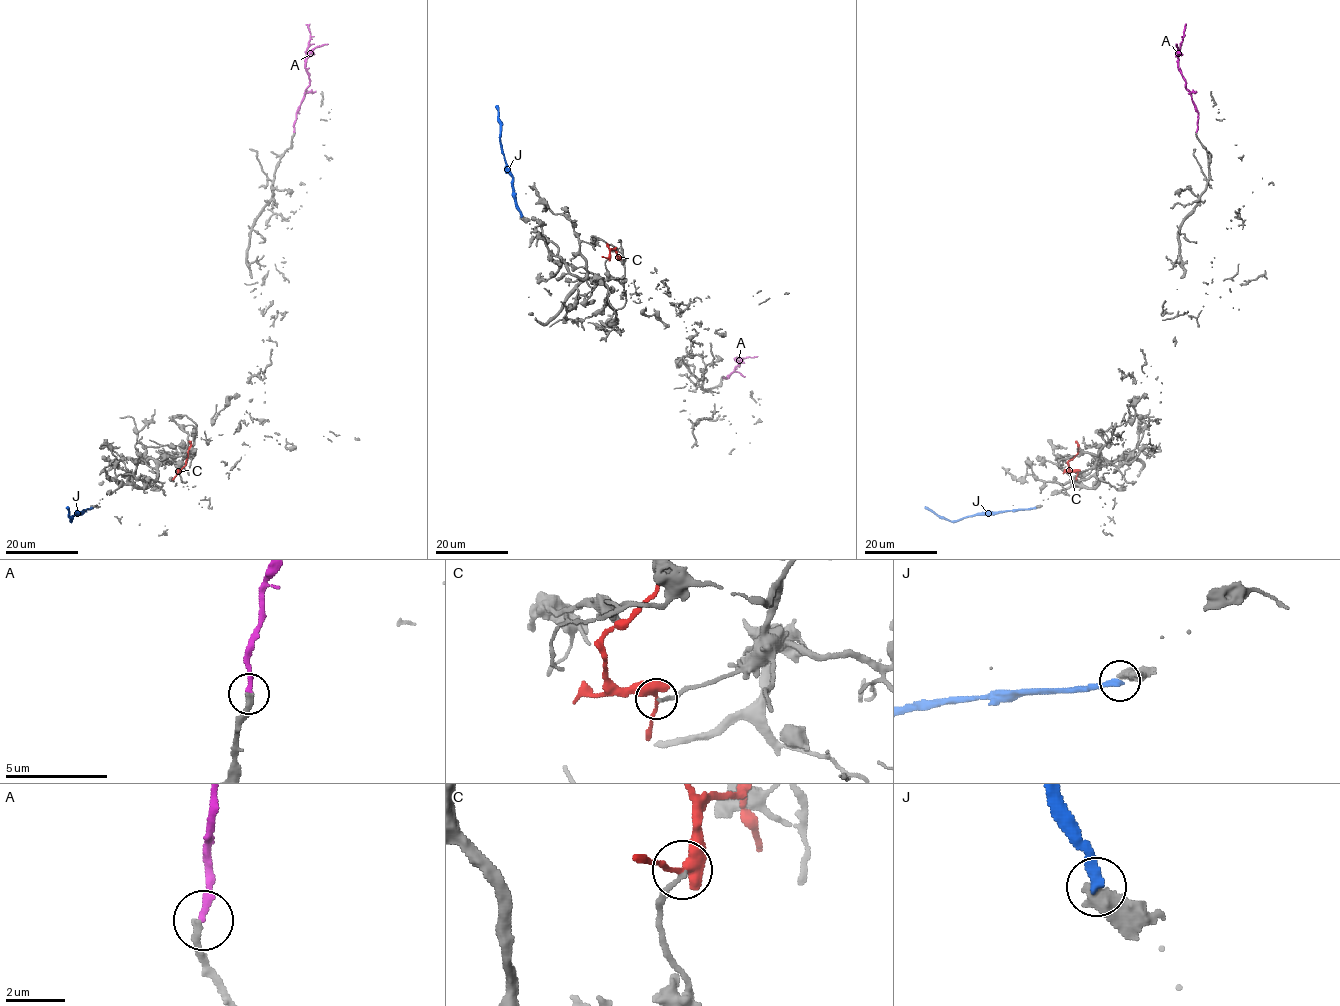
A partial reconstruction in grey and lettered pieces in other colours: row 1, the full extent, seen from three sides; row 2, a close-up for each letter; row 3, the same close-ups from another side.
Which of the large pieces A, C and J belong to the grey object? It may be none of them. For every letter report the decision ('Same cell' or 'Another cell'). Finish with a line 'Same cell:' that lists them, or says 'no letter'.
A: Same cell
C: Another cell
J: Another cell
Same cell: A

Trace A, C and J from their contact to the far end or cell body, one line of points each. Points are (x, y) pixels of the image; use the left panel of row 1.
A: (294, 132), (296, 112), (309, 84), (306, 55), (310, 31), (306, 24)
C: (178, 472), (186, 464), (188, 441)
J: (92, 508), (70, 520), (67, 507)

